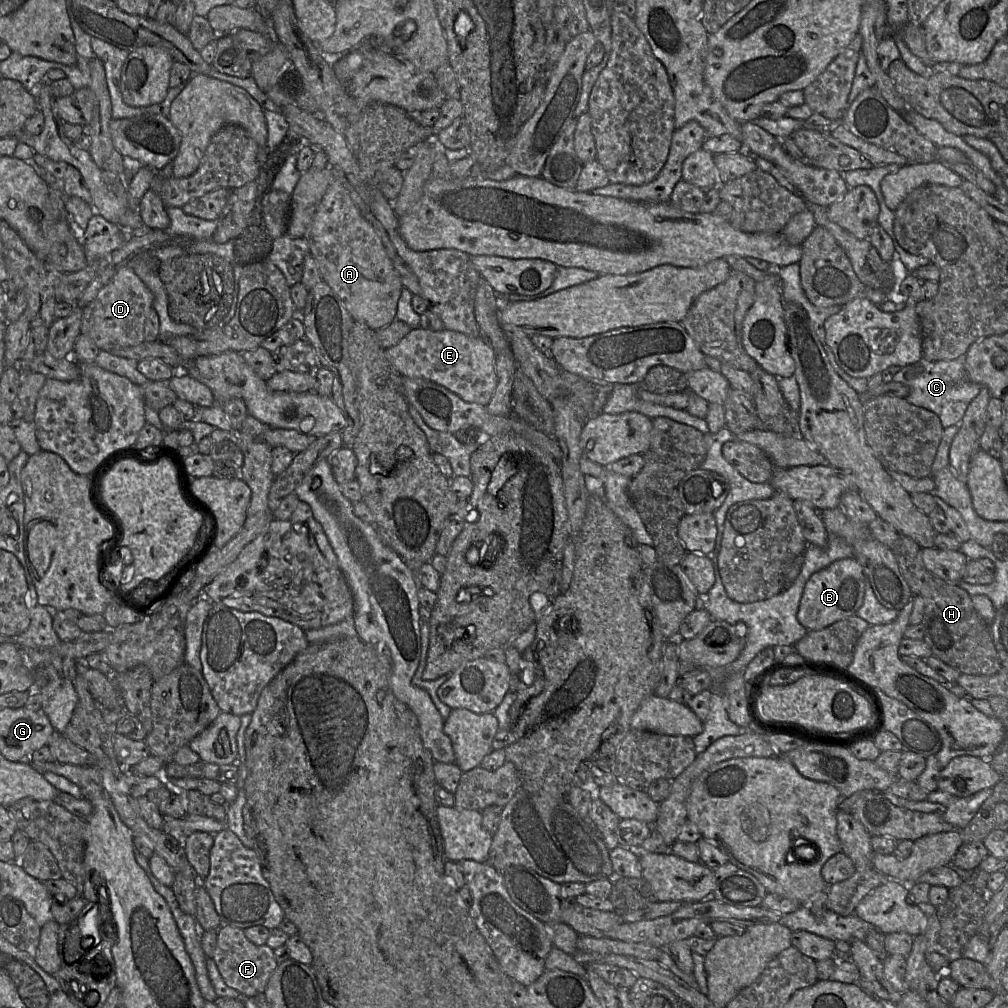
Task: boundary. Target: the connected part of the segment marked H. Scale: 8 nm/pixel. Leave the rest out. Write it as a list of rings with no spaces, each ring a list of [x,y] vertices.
[[[900,535],[893,552],[913,595],[921,596],[924,600],[924,642],[929,646],[933,656],[960,673],[985,676],[996,674],[1002,668],[1002,663],[989,624],[976,612],[968,592],[958,584],[935,576],[924,567],[921,549],[913,539]]]

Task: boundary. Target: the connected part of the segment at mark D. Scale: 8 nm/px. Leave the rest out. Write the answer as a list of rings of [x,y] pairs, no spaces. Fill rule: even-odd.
[[[128,265],[120,267],[97,297],[82,309],[81,333],[89,336],[101,351],[135,346],[144,341],[145,320],[153,308],[154,294]]]

